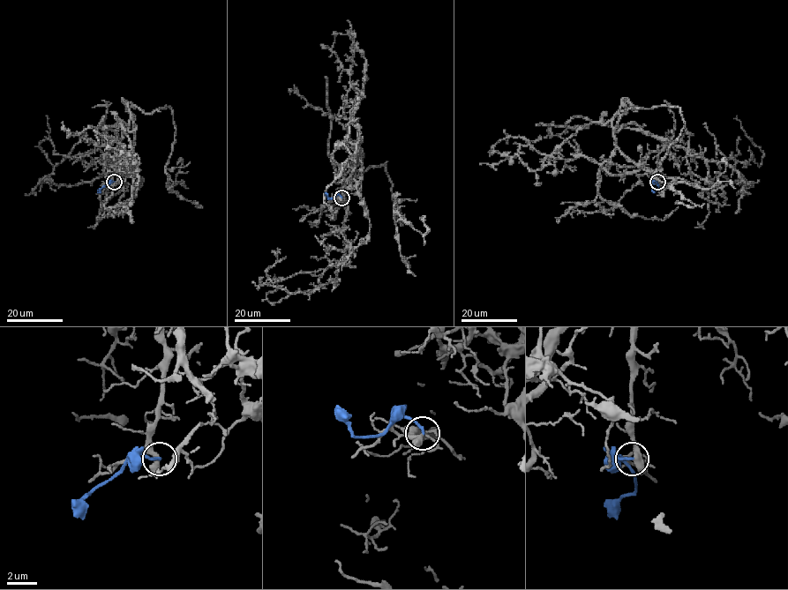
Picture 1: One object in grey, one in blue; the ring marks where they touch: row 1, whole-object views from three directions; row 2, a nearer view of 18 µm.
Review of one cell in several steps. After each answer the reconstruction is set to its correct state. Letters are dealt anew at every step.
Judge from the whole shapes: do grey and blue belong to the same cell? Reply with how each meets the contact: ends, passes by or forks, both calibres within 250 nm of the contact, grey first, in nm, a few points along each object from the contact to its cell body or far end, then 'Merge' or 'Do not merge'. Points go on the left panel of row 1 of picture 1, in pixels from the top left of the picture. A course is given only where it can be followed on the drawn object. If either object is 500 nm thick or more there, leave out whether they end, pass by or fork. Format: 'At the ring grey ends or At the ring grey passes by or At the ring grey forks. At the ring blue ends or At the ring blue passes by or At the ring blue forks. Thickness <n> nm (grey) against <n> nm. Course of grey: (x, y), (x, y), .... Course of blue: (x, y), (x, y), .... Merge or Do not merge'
At the ring grey passes by. At the ring blue ends. Thickness 380 nm (grey) against 170 nm. Course of grey: (114, 182), (117, 123), (133, 130), (125, 101), (145, 113), (172, 109), (172, 189), (176, 164). Course of blue: (114, 182), (109, 181), (98, 190). Do not merge

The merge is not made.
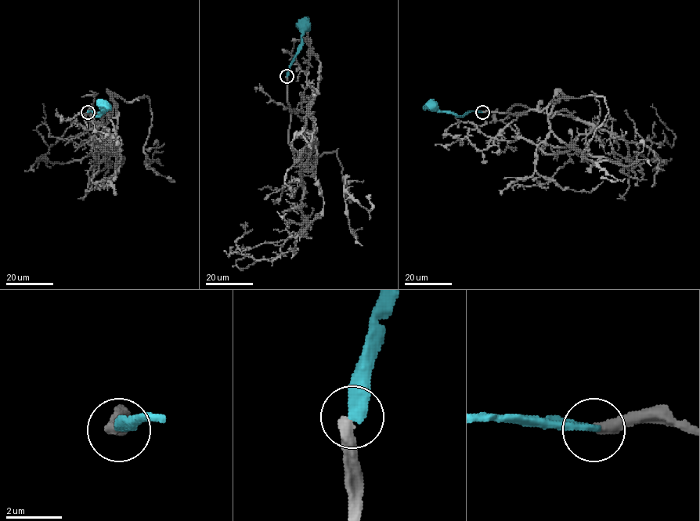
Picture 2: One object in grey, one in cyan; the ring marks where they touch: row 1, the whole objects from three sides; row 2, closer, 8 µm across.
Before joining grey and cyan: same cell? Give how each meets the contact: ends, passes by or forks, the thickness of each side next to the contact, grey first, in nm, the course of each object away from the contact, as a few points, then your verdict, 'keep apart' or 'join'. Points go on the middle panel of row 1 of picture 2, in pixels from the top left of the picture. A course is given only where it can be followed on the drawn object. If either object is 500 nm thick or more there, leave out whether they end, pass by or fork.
grey ends; cyan ends; calibres 420 and 380 nm; course grey (286, 76), (296, 162), (301, 167), (315, 142), (310, 156), (337, 153), (356, 238), (352, 230); course cyan (286, 76), (290, 64), (301, 45), (301, 30), (304, 27); keep apart

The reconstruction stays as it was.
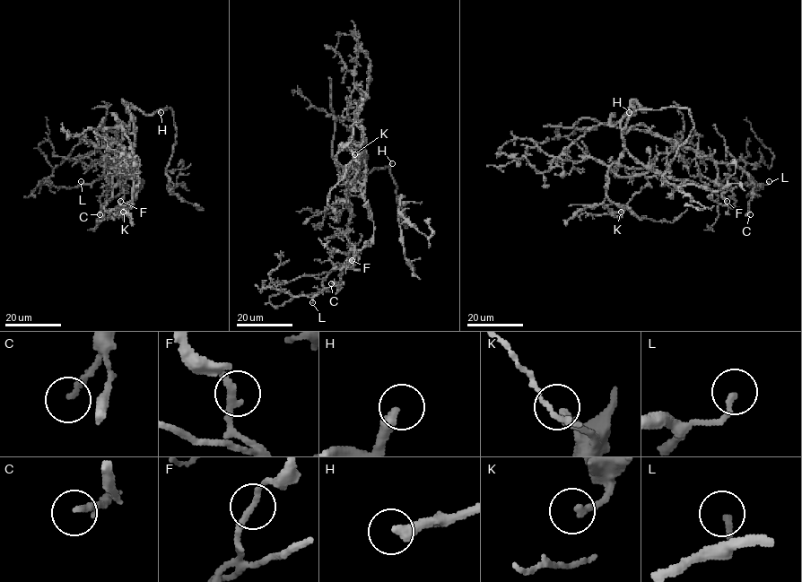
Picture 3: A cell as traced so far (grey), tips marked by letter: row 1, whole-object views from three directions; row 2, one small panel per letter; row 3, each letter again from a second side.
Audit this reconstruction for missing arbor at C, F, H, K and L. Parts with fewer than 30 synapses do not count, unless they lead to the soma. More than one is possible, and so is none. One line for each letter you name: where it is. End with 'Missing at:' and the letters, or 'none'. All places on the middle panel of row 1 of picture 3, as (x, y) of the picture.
H: place (392, 163)
Missing at: H

